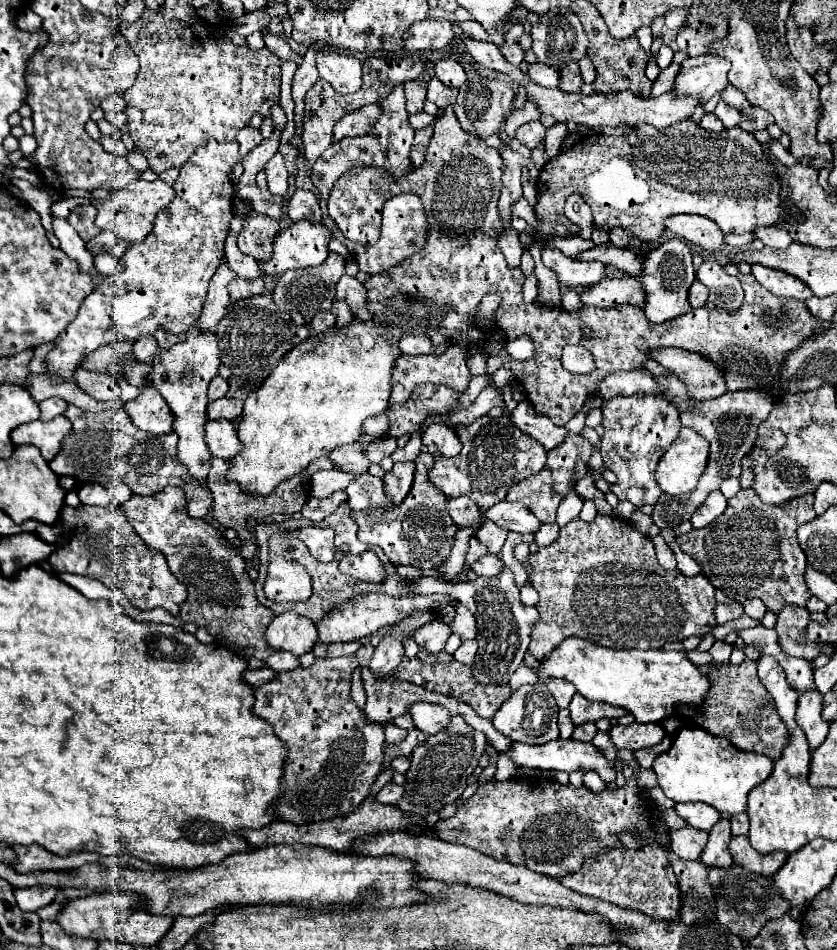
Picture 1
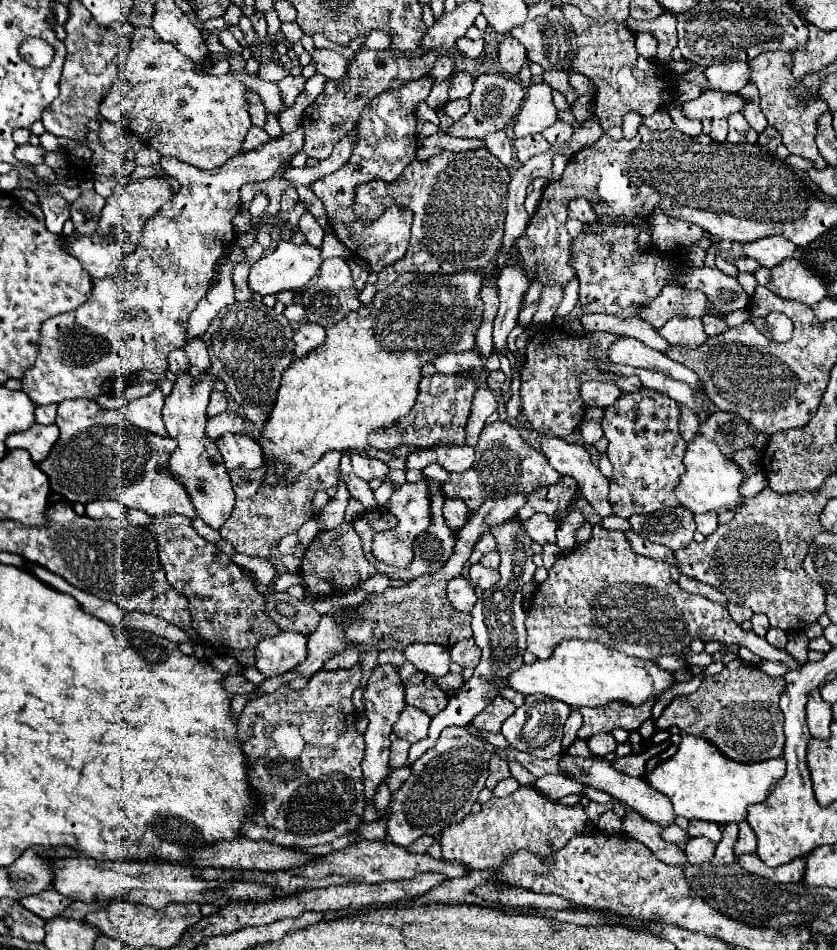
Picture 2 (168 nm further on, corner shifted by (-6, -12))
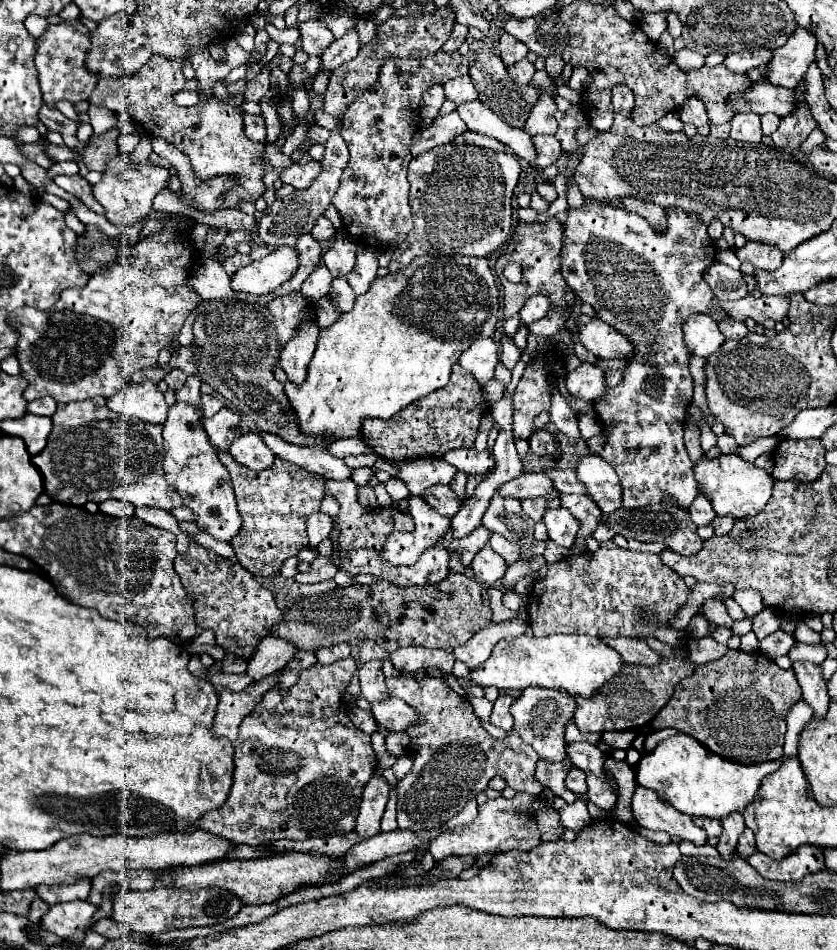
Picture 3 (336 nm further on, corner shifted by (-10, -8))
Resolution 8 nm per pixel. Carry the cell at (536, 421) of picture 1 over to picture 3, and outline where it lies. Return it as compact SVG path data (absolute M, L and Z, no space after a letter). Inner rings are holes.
M588 453L576 465L576 477L586 487L602 513L614 513L622 507L622 487L614 469L600 457Z

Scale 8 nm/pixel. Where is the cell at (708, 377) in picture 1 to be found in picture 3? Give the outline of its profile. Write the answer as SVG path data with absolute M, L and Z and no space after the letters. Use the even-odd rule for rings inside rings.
M592 319L578 327L578 331L582 345L600 359L626 359L636 355L634 343L600 319Z

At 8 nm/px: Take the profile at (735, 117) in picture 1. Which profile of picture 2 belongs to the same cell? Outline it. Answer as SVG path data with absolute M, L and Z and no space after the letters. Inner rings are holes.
M736 113L728 119L728 141L730 143L756 143L758 133L748 125L742 113Z

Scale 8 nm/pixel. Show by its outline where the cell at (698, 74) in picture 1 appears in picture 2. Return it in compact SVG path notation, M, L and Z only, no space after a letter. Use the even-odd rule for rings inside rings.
M744 61L712 65L704 73L708 77L708 87L716 91L738 93L750 81L750 67Z

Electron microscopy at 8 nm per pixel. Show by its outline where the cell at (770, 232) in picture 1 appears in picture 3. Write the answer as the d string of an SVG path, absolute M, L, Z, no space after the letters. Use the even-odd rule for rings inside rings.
M748 241L744 247L736 249L736 257L740 261L750 261L754 267L774 271L778 265L782 265L782 251L772 245L764 245L760 241Z

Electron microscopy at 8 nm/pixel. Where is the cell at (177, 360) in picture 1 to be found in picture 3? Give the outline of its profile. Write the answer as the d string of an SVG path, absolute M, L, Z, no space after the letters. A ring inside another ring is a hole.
M176 401L164 423L164 475L170 485L178 489L184 499L184 505L194 511L196 525L210 533L214 539L230 541L242 525L242 517L236 507L236 497L232 489L232 479L228 469L220 463L214 445L208 439L208 433L202 427L202 411Z

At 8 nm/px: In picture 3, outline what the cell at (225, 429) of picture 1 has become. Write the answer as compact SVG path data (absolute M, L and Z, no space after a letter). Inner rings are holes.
M250 431L242 437L236 437L228 449L228 453L242 465L246 465L252 471L268 469L274 461L274 453L266 447L260 433Z

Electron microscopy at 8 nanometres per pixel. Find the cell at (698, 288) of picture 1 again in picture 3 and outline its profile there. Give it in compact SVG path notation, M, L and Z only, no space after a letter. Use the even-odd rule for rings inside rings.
M722 319L722 321L718 323L718 329L722 331L722 335L724 335L726 339L742 339L742 337L748 333L746 323L734 321L734 319Z

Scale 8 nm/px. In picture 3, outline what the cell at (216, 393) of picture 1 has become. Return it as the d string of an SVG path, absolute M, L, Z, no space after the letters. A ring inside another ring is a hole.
M202 395L202 415L204 417L216 415L222 407L224 403L218 399L218 395Z

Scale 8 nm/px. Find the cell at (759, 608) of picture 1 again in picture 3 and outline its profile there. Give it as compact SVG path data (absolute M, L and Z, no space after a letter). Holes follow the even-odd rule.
M762 609L762 613L758 613L758 615L754 615L752 617L752 631L756 633L756 637L758 639L764 639L764 637L768 637L768 635L772 635L776 629L778 629L778 625L780 625L780 617L778 617L778 613L774 611L774 609Z

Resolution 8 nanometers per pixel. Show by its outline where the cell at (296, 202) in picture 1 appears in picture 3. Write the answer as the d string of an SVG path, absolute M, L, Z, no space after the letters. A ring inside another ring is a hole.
M318 217L316 223L314 223L314 229L312 229L312 237L316 241L330 241L334 237L334 227L332 223L326 219L326 217Z

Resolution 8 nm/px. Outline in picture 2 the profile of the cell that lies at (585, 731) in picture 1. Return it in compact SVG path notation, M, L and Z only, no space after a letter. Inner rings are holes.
M602 733L602 735L594 735L588 739L588 747L596 757L602 757L606 753L614 753L616 751L616 739L612 737L612 733Z

